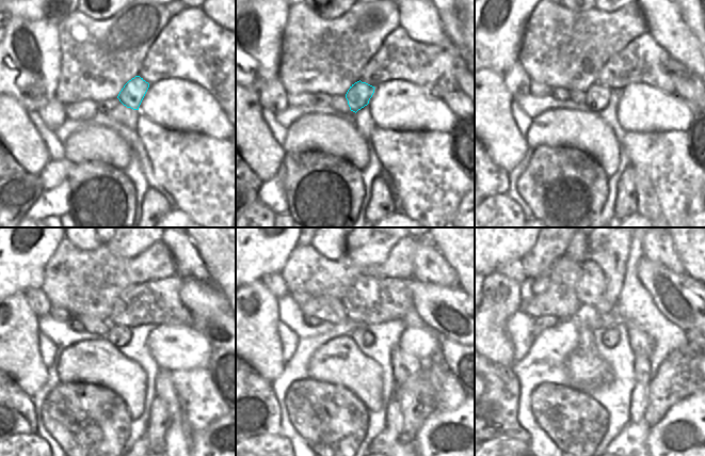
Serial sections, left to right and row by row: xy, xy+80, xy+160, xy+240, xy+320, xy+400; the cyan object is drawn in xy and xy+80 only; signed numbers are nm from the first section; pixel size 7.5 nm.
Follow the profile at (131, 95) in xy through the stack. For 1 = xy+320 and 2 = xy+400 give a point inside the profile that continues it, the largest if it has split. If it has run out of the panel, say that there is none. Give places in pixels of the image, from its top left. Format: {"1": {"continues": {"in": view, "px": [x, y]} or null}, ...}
{"1": {"continues": {"in": "xy+320", "px": [368, 339]}}, "2": {"continues": {"in": "xy+400", "px": [610, 336]}}}

